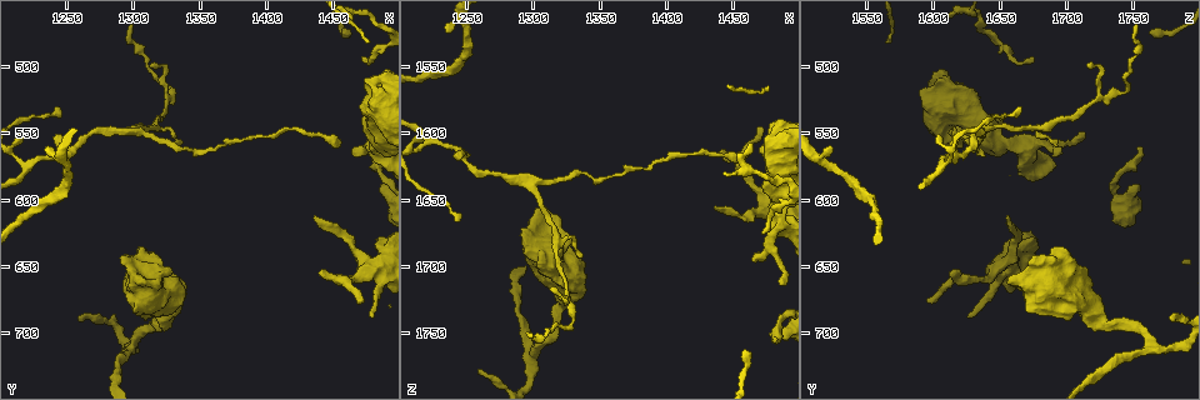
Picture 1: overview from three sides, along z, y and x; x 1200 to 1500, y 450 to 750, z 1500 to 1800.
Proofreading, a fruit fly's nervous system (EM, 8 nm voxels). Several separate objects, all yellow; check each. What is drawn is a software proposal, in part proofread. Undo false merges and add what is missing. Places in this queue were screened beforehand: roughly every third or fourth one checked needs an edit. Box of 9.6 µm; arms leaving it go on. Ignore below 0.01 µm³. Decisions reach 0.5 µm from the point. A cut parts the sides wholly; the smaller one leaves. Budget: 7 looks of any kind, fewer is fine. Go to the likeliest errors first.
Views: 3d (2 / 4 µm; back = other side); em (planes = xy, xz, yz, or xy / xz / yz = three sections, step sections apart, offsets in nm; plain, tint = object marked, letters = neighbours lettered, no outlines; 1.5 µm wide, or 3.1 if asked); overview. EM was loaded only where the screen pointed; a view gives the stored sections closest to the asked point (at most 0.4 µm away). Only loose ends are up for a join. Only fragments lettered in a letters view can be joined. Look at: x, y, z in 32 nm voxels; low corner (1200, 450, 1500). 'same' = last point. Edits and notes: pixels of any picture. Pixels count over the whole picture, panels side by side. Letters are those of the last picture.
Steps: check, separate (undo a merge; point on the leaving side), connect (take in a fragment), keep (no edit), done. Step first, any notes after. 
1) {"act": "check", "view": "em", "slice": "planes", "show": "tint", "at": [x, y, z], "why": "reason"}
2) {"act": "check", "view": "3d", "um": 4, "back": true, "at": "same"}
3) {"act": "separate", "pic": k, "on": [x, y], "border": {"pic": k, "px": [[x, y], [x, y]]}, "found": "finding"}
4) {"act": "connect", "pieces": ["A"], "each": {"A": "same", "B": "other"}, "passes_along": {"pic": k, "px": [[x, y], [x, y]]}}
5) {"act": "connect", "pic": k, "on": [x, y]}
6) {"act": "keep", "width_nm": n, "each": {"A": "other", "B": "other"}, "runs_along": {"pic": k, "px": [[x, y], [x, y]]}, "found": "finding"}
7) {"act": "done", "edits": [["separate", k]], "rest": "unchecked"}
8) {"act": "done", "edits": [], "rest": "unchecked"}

{"act": "check", "view": "em", "slice": "planes", "show": "plain", "at": [1442, 652, 1612], "why": "thin end"}

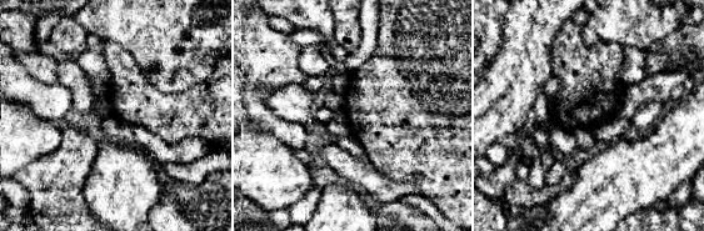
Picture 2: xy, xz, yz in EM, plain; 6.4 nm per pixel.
{"act": "check", "view": "em", "slice": "planes", "show": "letters", "at": "same"}

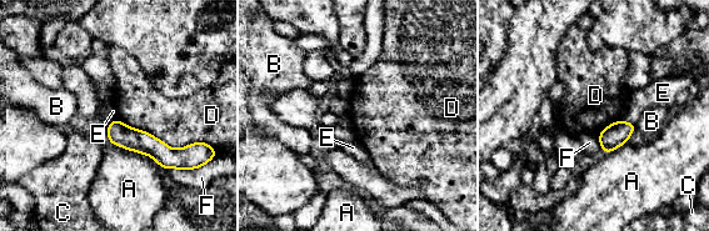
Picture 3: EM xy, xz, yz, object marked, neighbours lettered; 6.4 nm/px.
{"act": "keep", "width_nm": 130, "each": {"A": "other", "B": "other", "C": "other", "D": "other", "E": "other", "F": "other"}, "runs_along": {"pic": 3, "px": [[110, 129], [161, 152], [181, 151]]}, "found": "no lettered fragment goes on from it"}

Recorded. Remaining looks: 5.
{"act": "check", "view": "em", "um": 3.1, "slice": "yz", "step": 8, "show": "letters", "at": [1440, 552, 1616], "why": "calibre changes"}

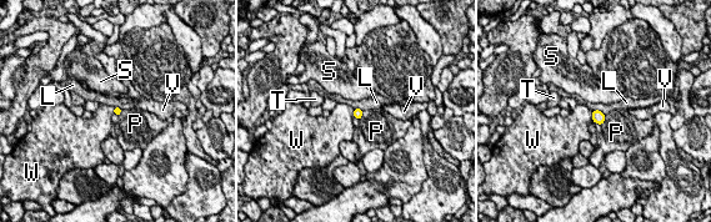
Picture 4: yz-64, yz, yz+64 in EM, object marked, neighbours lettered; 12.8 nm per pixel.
{"act": "keep", "each": {"L": "other", "P": "other", "S": "other", "T": "other", "V": "other", "W": "other"}, "border": {"pic": 4, "px": [[591, 112], [592, 120]]}, "found": "one neuron here"}

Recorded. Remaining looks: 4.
{"act": "check", "view": "3d", "um": 2, "at": [1298, 546, 1638]}

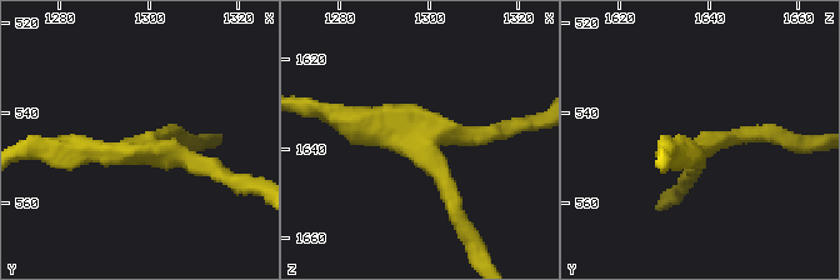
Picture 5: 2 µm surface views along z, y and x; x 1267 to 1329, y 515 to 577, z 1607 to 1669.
{"act": "check", "view": "em", "slice": "xy", "step": 8, "show": "tint", "at": [1299, 549, 1638]}

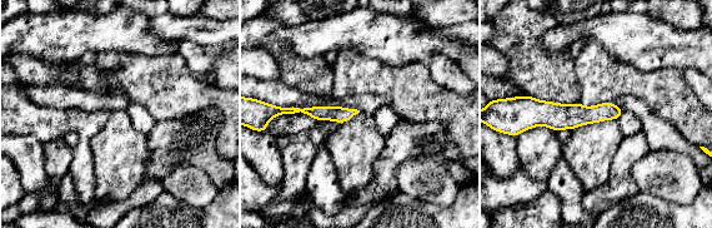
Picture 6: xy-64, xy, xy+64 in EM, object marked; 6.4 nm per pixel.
{"act": "check", "view": "em", "slice": "planes", "show": "letters", "at": "same"}

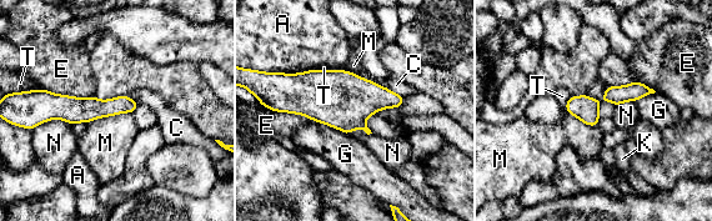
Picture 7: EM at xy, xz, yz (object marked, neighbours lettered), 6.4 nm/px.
{"act": "keep", "width_nm": 160, "each": {"A": "other", "C": "other", "E": "other", "G": "other", "K": "other", "M": "other", "N": "other", "T": "other"}, "runs_along": {"pic": 7, "px": [[133, 104], [104, 109], [44, 110]]}, "found": "all the same neuron"}

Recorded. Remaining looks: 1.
{"act": "done", "edits": [], "rest": "unchecked"}

